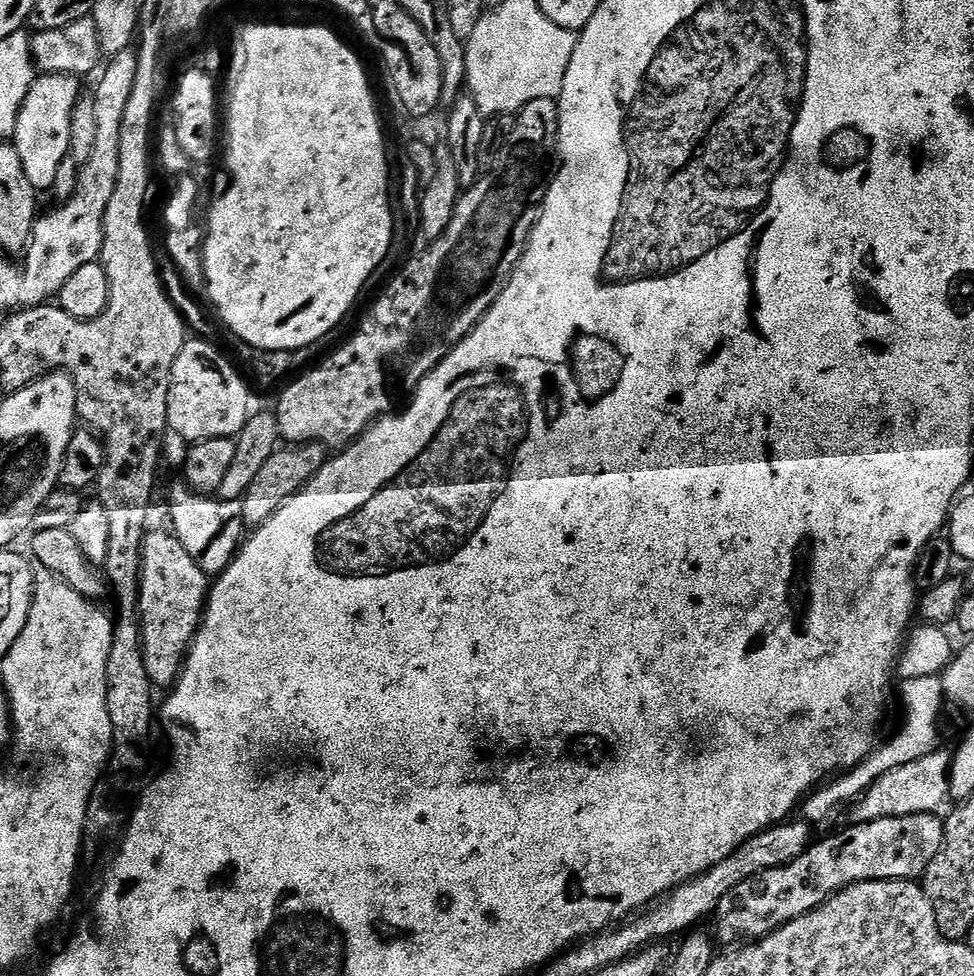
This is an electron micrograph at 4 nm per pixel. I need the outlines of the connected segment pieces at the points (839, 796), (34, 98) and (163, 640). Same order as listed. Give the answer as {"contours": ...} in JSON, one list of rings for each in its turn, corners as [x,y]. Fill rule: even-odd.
{"contours":[[[[941,677],[910,678],[899,686],[901,687],[900,700],[904,703],[904,717],[901,718],[896,733],[885,744],[883,741],[879,747],[869,752],[868,757],[861,760],[856,767],[847,769],[831,782],[817,787],[803,801],[802,816],[809,824],[819,826],[823,820],[828,820],[835,814],[836,808],[842,807],[843,804],[845,806],[851,805],[859,800],[869,786],[878,782],[878,778],[882,778],[882,774],[890,774],[890,770],[898,770],[898,766],[906,766],[906,762],[926,758],[926,754],[937,751],[939,744],[936,743],[940,740],[940,711],[946,708],[946,697]]],[[[40,74],[30,88],[30,94],[26,96],[26,102],[22,102],[22,114],[18,114],[18,126],[12,140],[22,158],[22,167],[37,190],[53,187],[58,166],[69,156],[71,115],[74,114],[75,104],[82,95],[80,84],[81,81],[75,76]]],[[[149,531],[144,538],[144,570],[140,575],[140,629],[144,643],[146,674],[150,674],[152,683],[157,689],[171,689],[180,679],[180,669],[184,667],[192,639],[196,637],[196,632],[204,621],[204,609],[208,602],[209,591],[210,578],[200,569],[198,562],[190,558],[184,543],[171,531]]]]}

